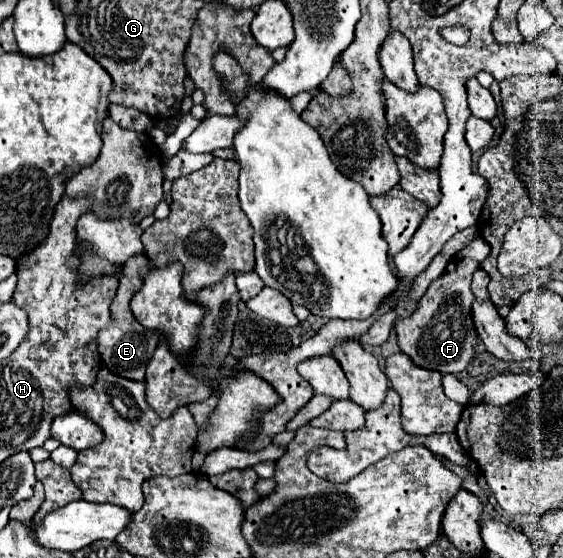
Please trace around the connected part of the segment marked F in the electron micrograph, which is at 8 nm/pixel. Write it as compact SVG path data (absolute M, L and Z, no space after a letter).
M482 237L468 243L450 259L444 273L436 281L432 281L426 295L418 301L414 313L408 315L406 319L396 321L394 329L398 333L398 345L402 353L406 353L418 367L456 375L476 359L480 341L470 315L470 305L474 303L474 293L470 289L470 283L474 271L480 269L482 259L486 259L488 255L490 255L490 245L486 245Z

